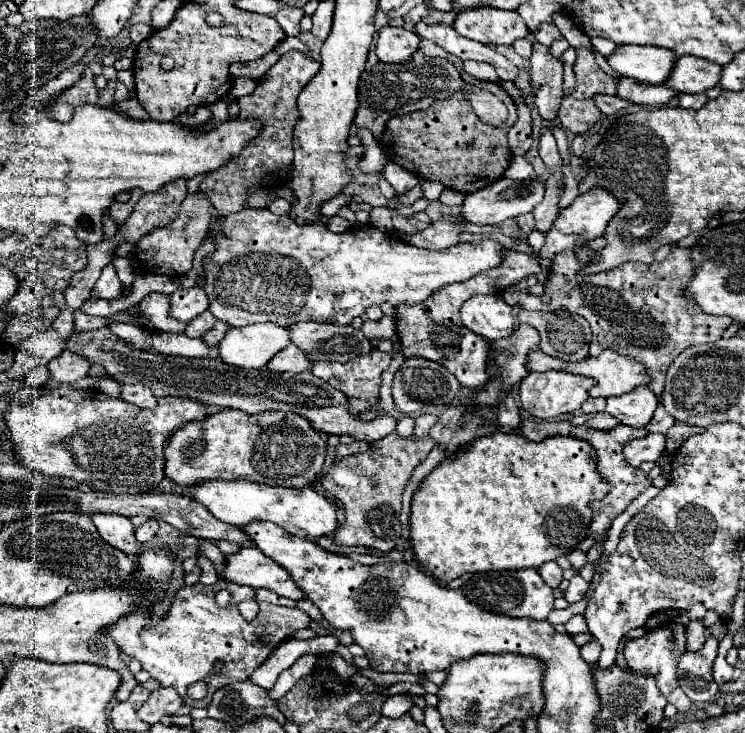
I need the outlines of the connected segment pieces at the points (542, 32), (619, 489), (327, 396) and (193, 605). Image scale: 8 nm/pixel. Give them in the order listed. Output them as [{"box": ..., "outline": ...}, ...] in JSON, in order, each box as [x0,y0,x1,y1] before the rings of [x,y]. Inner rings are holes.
[{"box":[534,23,562,46],"outline":[[[544,23],[534,33],[536,40],[546,46],[551,46],[554,41],[562,37],[560,31],[554,24]]]},{"box":[520,420,652,544],"outline":[[[522,420],[522,426],[520,426],[520,432],[528,438],[528,440],[544,440],[548,436],[572,436],[572,438],[580,438],[584,442],[588,442],[594,450],[596,450],[596,458],[598,458],[598,474],[602,476],[604,482],[608,482],[612,488],[608,492],[608,496],[604,496],[602,500],[590,504],[592,508],[592,522],[590,522],[590,528],[588,528],[588,538],[592,538],[594,542],[602,544],[606,542],[608,538],[608,530],[612,526],[612,520],[622,514],[626,510],[626,506],[638,496],[642,494],[646,488],[652,486],[652,480],[648,478],[648,474],[644,474],[642,470],[638,468],[632,468],[622,450],[626,446],[626,442],[638,438],[638,436],[646,436],[648,432],[644,428],[630,428],[626,424],[620,424],[618,428],[612,428],[612,430],[592,430],[592,428],[586,428],[586,426],[572,426],[570,422],[534,422],[534,420]]]},{"box":[70,328,397,443],"outline":[[[108,328],[92,330],[92,332],[74,332],[70,340],[70,350],[82,352],[92,364],[102,364],[106,374],[116,378],[118,382],[128,384],[144,384],[148,386],[154,396],[184,396],[206,404],[218,404],[222,408],[238,408],[248,414],[258,414],[266,410],[280,410],[280,412],[296,412],[310,420],[314,428],[326,434],[350,434],[354,440],[372,443],[384,438],[396,429],[397,420],[377,417],[371,421],[364,421],[358,414],[352,414],[346,398],[340,390],[326,384],[324,380],[316,378],[312,372],[290,374],[290,372],[270,372],[270,370],[242,370],[234,368],[220,358],[180,358],[180,356],[164,356],[156,352],[138,350],[132,344],[114,338]]]},{"box":[102,578,310,706],"outline":[[[222,578],[212,586],[204,586],[198,582],[178,588],[164,616],[156,616],[150,608],[138,606],[134,612],[106,626],[102,630],[102,636],[112,638],[122,654],[136,658],[154,680],[158,680],[162,686],[178,690],[182,698],[186,698],[186,690],[190,684],[204,680],[208,684],[208,696],[198,704],[206,706],[210,702],[210,696],[218,688],[248,678],[250,672],[254,672],[280,642],[292,636],[298,628],[306,628],[310,622],[308,614],[298,608],[274,606],[268,602],[260,602],[260,612],[254,620],[248,622],[238,612],[238,604],[242,600],[254,598],[256,592],[250,586],[238,586]],[[218,590],[232,592],[232,604],[228,608],[216,606],[214,596]],[[216,660],[224,660],[224,668],[218,676],[212,674],[212,666]]]}]

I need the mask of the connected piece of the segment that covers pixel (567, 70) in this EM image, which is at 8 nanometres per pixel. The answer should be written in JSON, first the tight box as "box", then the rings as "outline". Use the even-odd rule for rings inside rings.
{"box":[563,63,576,96],"outline":[[[563,63],[563,88],[564,96],[572,93],[576,83],[575,75],[571,65]]]}

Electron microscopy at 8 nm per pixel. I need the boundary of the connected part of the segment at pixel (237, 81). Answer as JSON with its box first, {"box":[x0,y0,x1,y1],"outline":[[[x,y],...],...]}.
{"box":[230,78,256,98],"outline":[[[234,78],[234,80],[232,80],[230,94],[232,94],[234,98],[242,98],[242,96],[248,96],[254,88],[256,88],[256,82],[254,82],[254,80],[250,80],[250,78]]]}

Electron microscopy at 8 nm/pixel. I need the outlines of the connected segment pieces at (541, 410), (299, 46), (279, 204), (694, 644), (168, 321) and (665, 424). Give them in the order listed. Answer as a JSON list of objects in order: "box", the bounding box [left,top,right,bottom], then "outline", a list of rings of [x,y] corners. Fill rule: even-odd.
[{"box":[520,372,596,420],"outline":[[[530,372],[522,382],[520,382],[520,404],[530,416],[540,418],[540,420],[550,420],[566,412],[576,412],[580,410],[582,402],[588,398],[588,388],[594,386],[596,382],[586,376],[578,374],[568,374],[568,372]]]},{"box":[276,36,308,54],"outline":[[[288,36],[288,38],[284,38],[280,44],[278,44],[278,48],[276,48],[276,54],[286,54],[288,50],[302,50],[302,52],[306,52],[308,54],[308,50],[306,50],[306,46],[300,42],[300,38],[292,38],[292,36]]]},{"box":[270,197,292,216],"outline":[[[277,197],[272,204],[270,204],[270,212],[277,216],[288,215],[290,210],[292,210],[292,204],[286,202],[284,198]]]},{"box":[686,620,706,652],"outline":[[[690,620],[688,622],[688,642],[686,642],[686,650],[692,650],[694,652],[694,650],[702,648],[702,644],[706,640],[704,630],[706,630],[706,626],[704,626],[702,620]]]},{"box":[140,294,184,332],"outline":[[[148,294],[140,302],[142,314],[150,320],[150,326],[154,330],[164,330],[164,332],[184,332],[184,324],[168,316],[170,308],[170,296],[168,294]]]},{"box":[644,406,676,434],"outline":[[[658,406],[658,410],[654,412],[654,418],[644,426],[648,432],[660,432],[660,434],[666,434],[672,426],[674,426],[676,420],[672,420],[672,416],[668,416],[664,412],[662,406]]]}]

